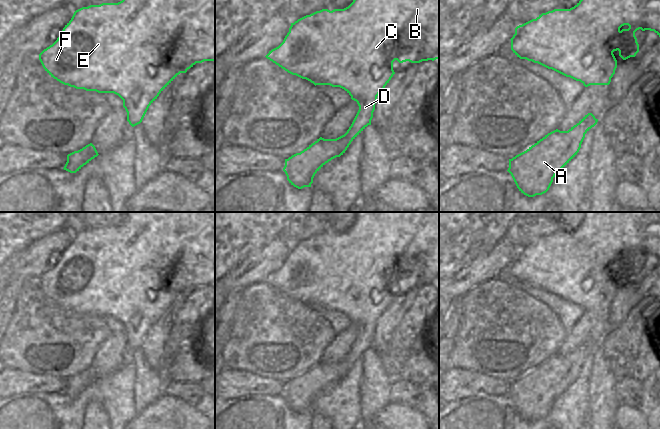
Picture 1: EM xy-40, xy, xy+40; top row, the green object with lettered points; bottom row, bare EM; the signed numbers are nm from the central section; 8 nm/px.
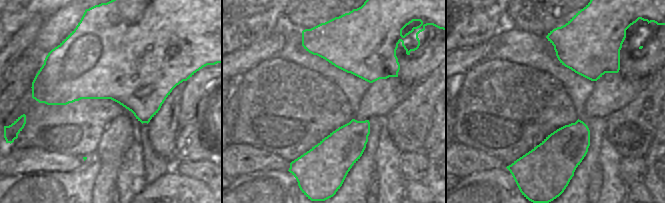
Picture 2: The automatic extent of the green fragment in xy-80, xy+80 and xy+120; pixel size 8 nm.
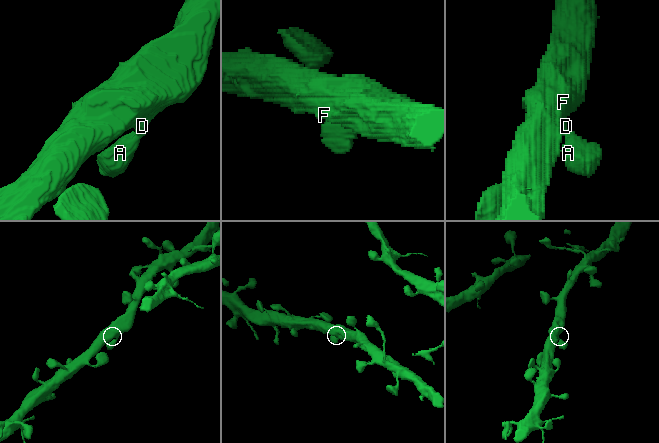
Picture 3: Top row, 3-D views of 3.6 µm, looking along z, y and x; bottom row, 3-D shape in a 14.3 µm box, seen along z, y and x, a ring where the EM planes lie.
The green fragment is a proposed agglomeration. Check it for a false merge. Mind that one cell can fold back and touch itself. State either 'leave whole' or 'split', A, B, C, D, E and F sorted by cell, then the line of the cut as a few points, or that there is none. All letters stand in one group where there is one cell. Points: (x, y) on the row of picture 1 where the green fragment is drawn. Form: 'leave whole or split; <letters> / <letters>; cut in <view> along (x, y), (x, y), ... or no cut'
leave whole; A B C D E F; no cut

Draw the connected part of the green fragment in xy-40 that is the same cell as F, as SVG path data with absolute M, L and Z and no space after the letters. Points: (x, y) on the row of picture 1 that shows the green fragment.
M122 0L118 3L90 5L76 10L57 40L39 54L45 71L64 85L98 93L114 93L123 100L127 121L134 127L140 124L159 94L180 74L186 73L196 63L215 61L215 0Z

